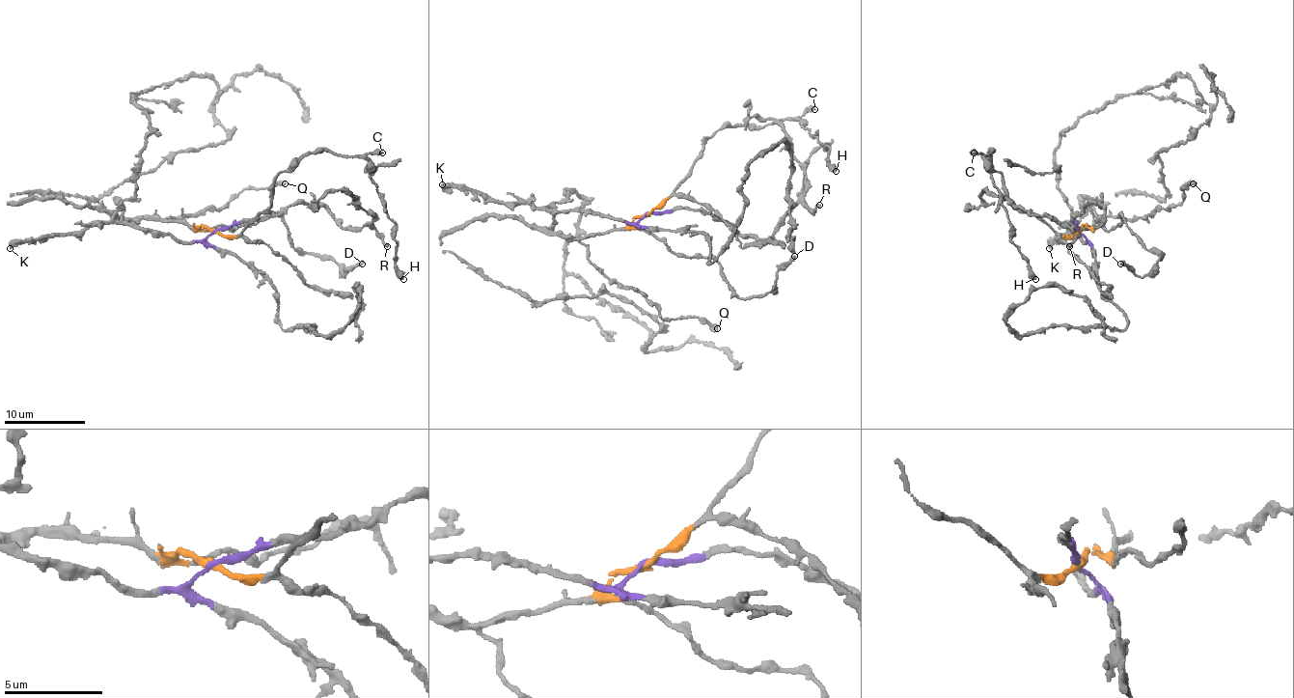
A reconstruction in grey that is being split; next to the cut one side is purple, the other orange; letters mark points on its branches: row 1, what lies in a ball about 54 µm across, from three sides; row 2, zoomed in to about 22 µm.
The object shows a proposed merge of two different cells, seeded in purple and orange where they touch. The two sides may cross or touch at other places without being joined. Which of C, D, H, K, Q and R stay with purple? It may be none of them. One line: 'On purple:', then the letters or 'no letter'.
On purple: K, R

